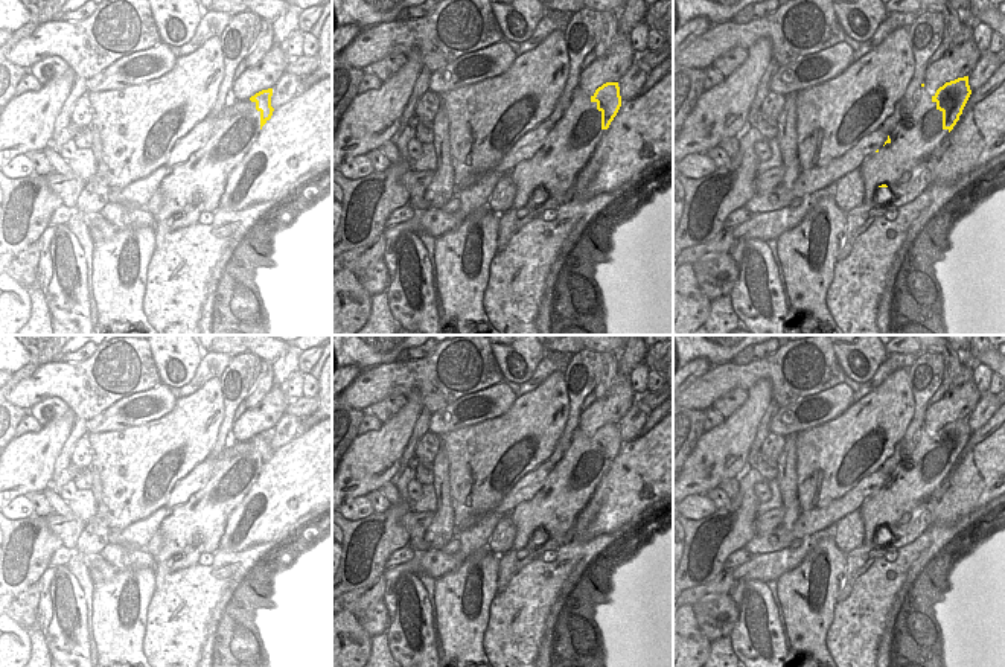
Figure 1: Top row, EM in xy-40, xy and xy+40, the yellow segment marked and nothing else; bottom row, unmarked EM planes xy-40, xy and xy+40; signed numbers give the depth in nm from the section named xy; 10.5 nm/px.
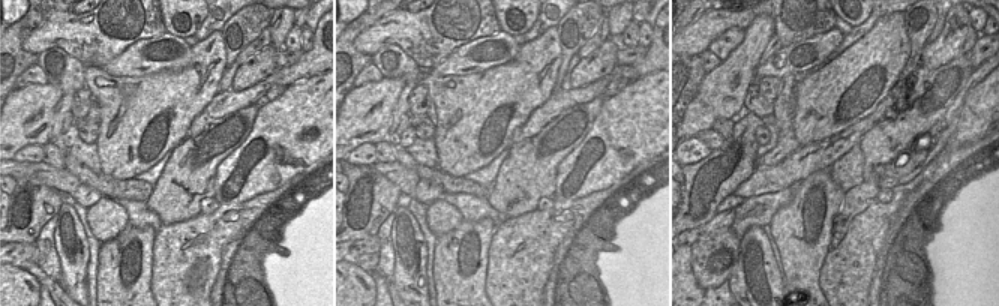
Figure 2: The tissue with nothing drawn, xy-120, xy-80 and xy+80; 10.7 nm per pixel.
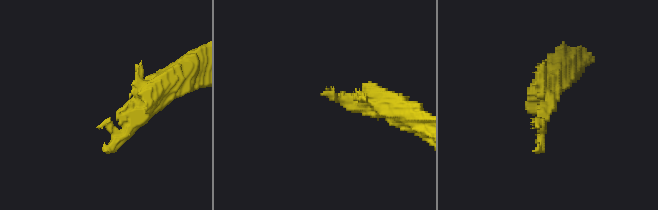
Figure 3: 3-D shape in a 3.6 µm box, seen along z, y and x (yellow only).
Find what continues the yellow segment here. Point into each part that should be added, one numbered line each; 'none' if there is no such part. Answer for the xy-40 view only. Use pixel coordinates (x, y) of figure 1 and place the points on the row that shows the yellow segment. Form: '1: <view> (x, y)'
1: xy-40 (197, 185).

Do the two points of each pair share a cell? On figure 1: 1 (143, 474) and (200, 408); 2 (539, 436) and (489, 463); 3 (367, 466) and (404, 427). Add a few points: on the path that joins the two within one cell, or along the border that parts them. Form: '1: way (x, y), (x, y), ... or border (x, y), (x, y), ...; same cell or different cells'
1: way (159, 457), (191, 425); same cell
2: way (527, 434), (501, 451); same cell
3: way (375, 457), (395, 436); same cell

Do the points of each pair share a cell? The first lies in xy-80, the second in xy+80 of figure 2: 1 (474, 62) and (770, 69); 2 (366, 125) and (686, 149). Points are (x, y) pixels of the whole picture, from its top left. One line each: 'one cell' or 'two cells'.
1: one cell
2: two cells

